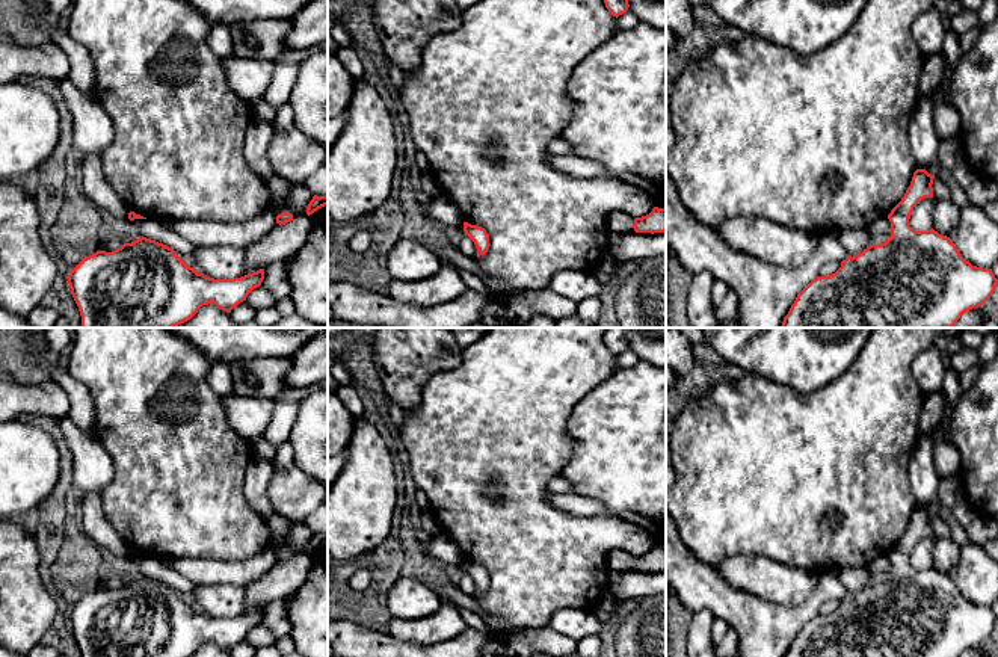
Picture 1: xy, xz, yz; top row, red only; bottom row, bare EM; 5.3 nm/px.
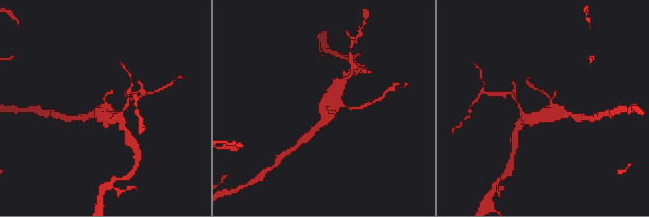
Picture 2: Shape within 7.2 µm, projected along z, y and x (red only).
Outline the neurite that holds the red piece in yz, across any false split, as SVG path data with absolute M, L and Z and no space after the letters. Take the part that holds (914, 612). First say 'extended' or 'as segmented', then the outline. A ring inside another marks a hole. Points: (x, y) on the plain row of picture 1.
as segmented | M916 507L904 535L888 553L891 575L885 581L870 583L856 595L849 594L835 612L812 618L784 657L960 657L963 651L981 645L998 622L992 607L972 604L950 575L933 566L915 569L909 562L913 545L924 536L933 536L933 517L926 507Z

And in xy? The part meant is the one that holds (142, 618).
as segmented | M143 574L112 591L97 589L68 613L82 657L192 657L208 642L231 651L263 618L264 607L234 618L205 615L187 604L172 586Z

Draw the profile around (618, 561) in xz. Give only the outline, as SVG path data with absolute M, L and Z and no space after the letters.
M613 550L608 556L607 556L607 565L610 571L616 571L616 572L631 572L636 571L633 563L634 563L634 557L633 554L622 551L622 550Z

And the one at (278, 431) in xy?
M275 402L273 414L263 433L263 438L275 447L282 446L290 438L297 411L299 403L296 402Z

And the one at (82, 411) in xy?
M54 366L50 370L51 379L57 382L69 399L69 418L83 430L92 430L95 408L89 390L75 381L66 369Z

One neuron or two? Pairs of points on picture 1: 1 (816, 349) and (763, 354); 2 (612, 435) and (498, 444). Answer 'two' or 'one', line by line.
1: one
2: two

